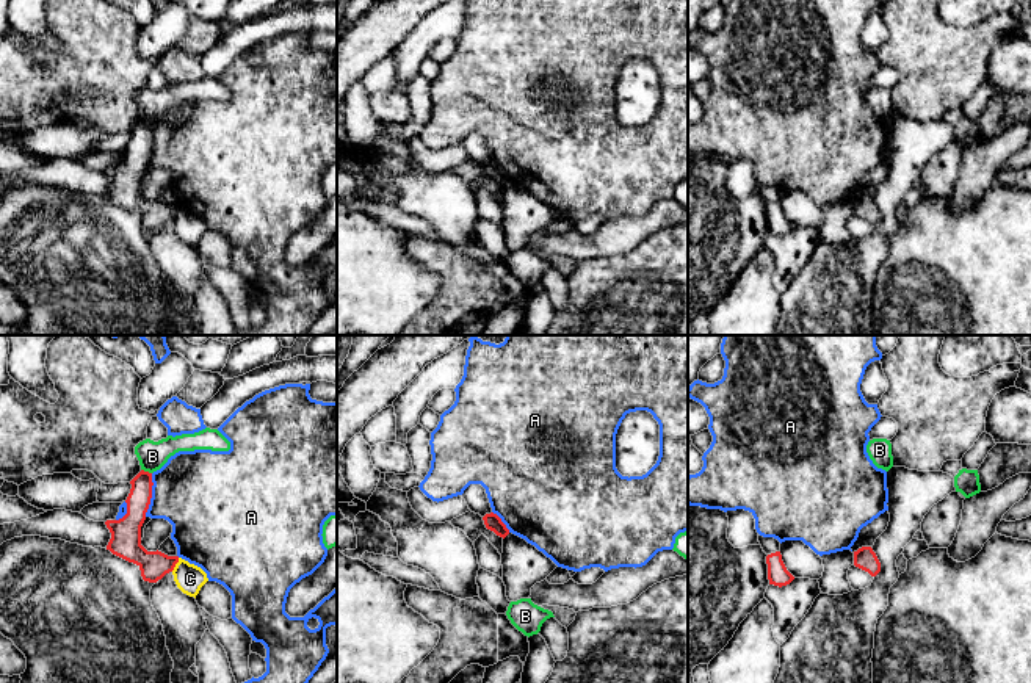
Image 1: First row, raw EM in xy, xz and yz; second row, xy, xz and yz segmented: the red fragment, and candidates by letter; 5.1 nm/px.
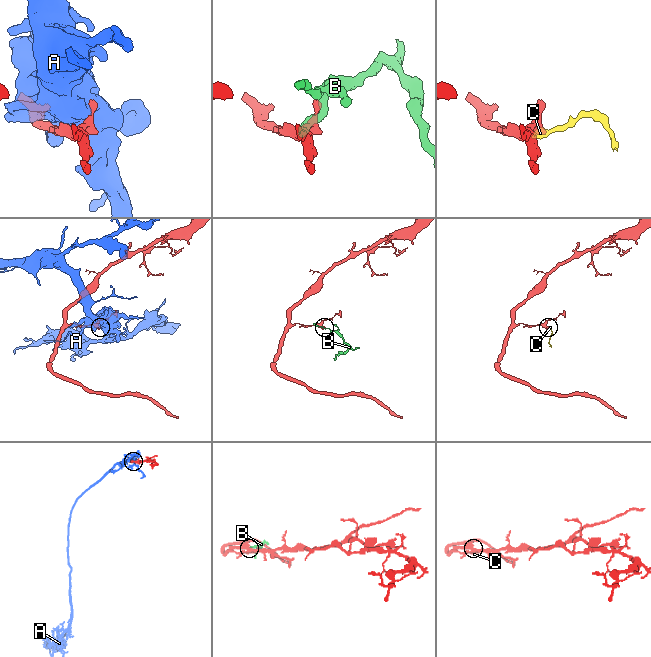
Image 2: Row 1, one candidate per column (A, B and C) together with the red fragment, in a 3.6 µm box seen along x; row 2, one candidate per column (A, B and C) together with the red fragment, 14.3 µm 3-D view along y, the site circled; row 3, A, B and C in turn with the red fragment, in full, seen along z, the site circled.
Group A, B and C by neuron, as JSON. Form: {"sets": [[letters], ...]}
{"sets": [["A"], ["B"], ["C"]]}

